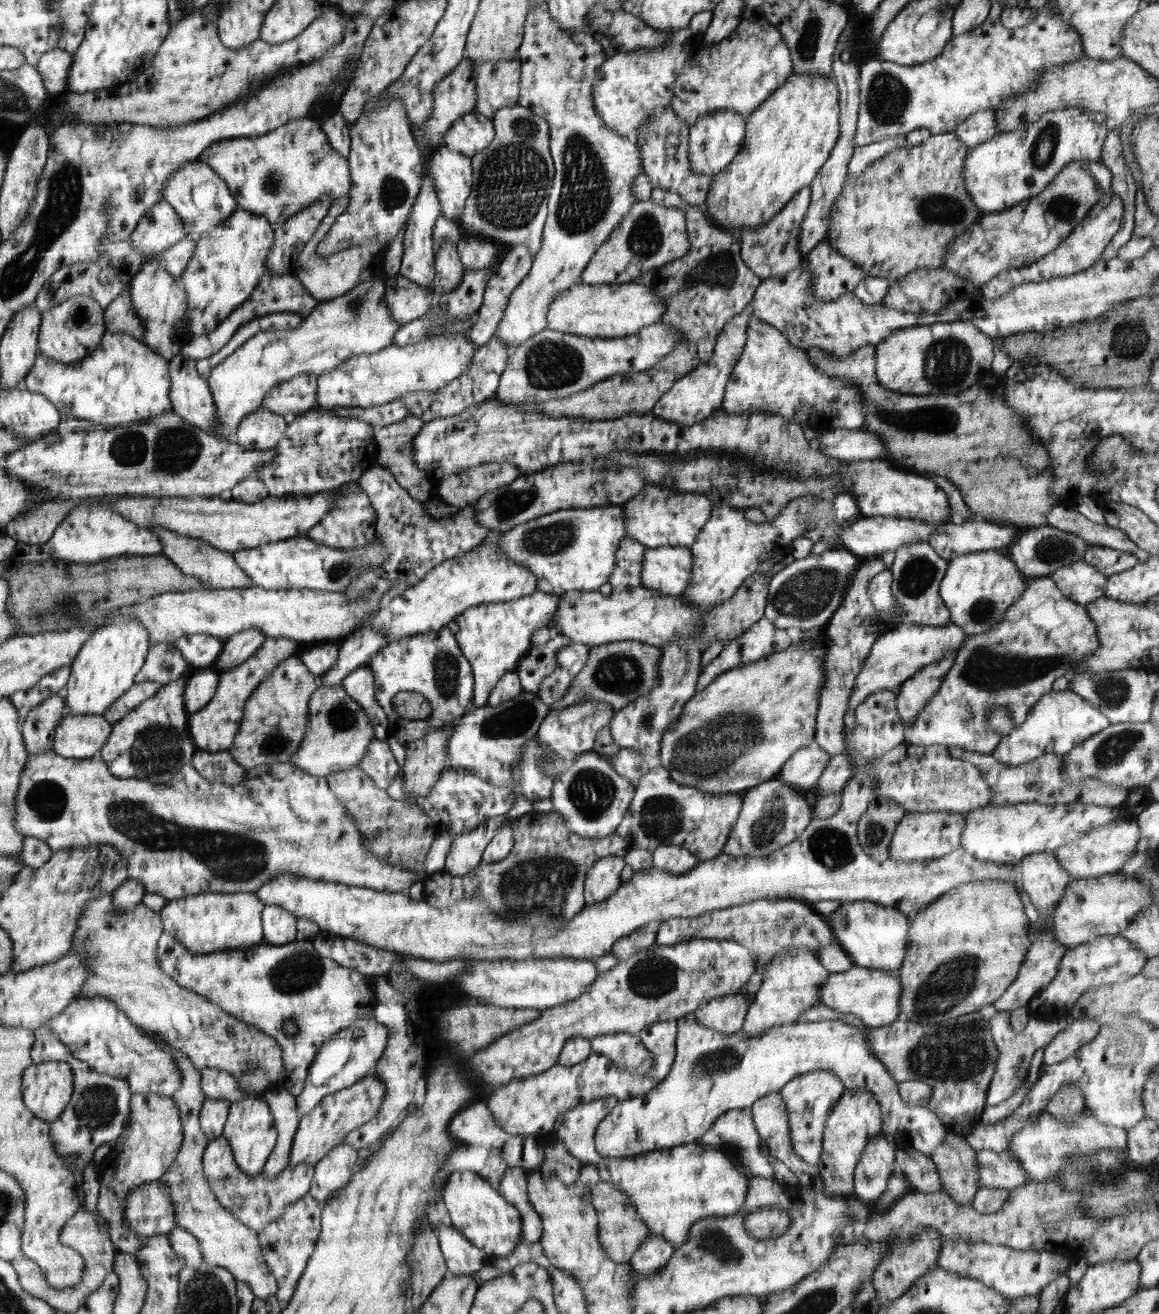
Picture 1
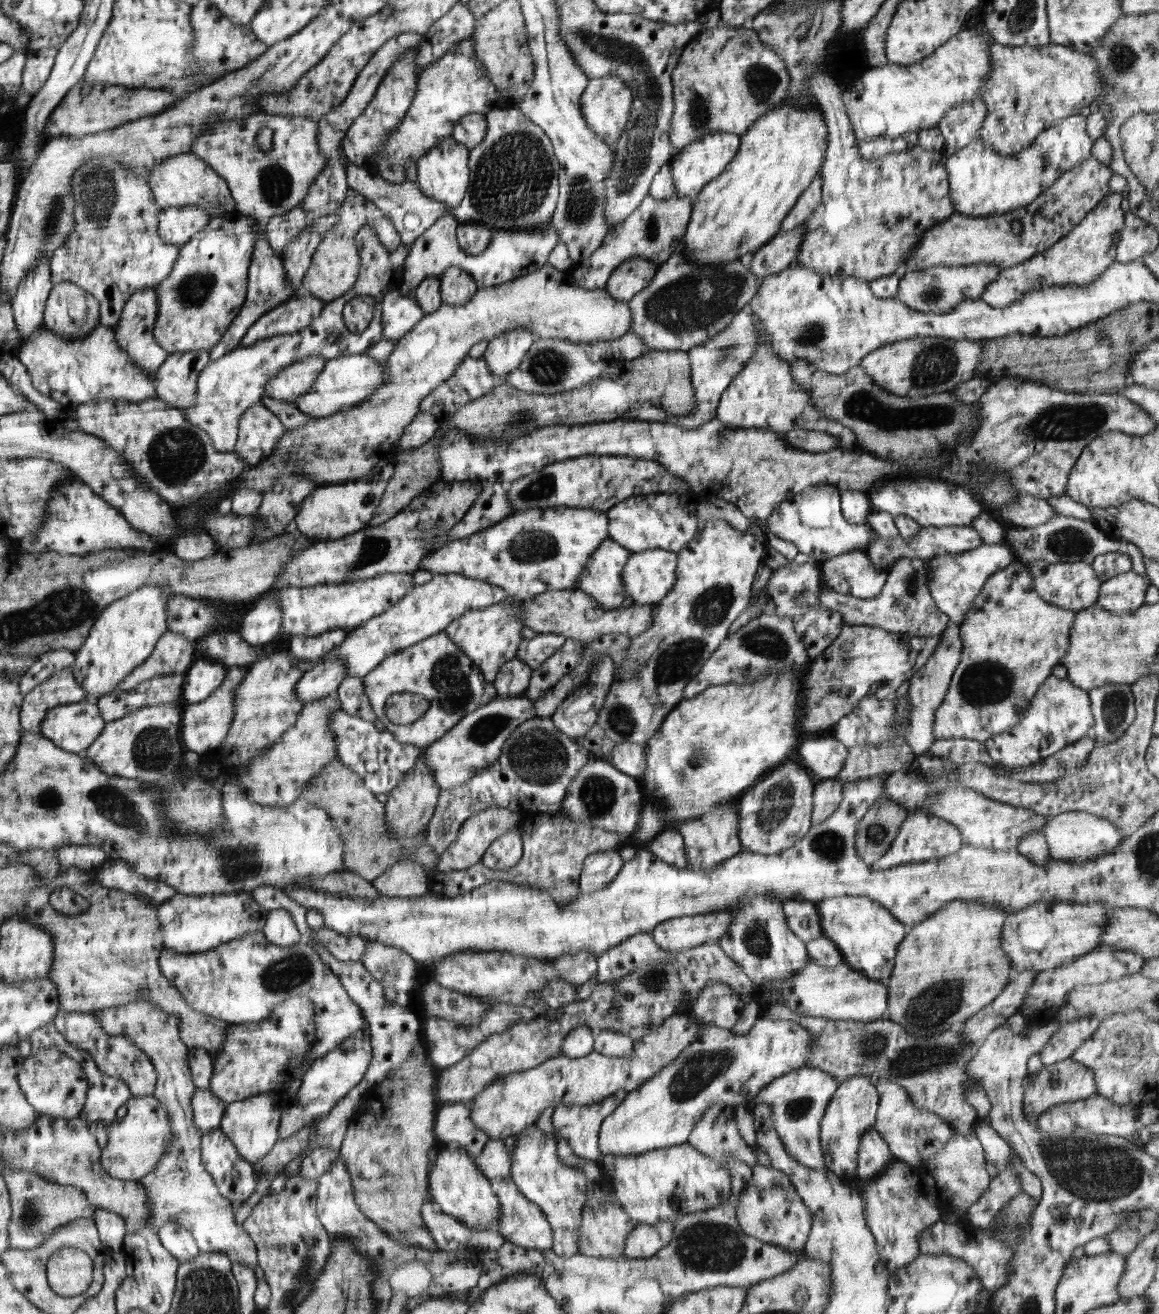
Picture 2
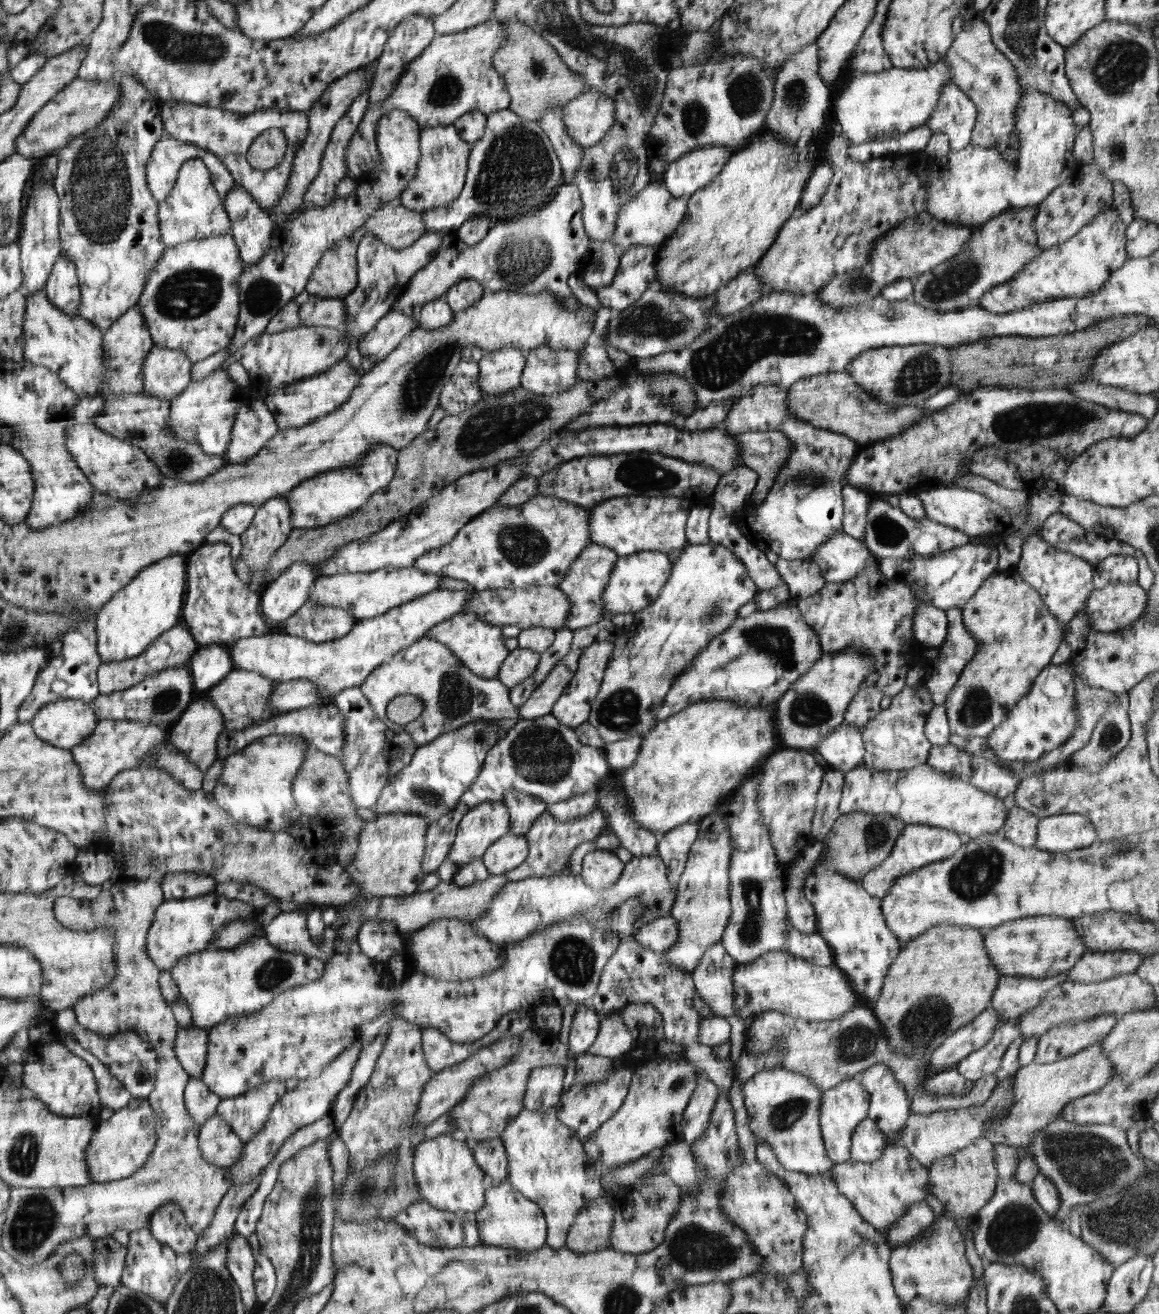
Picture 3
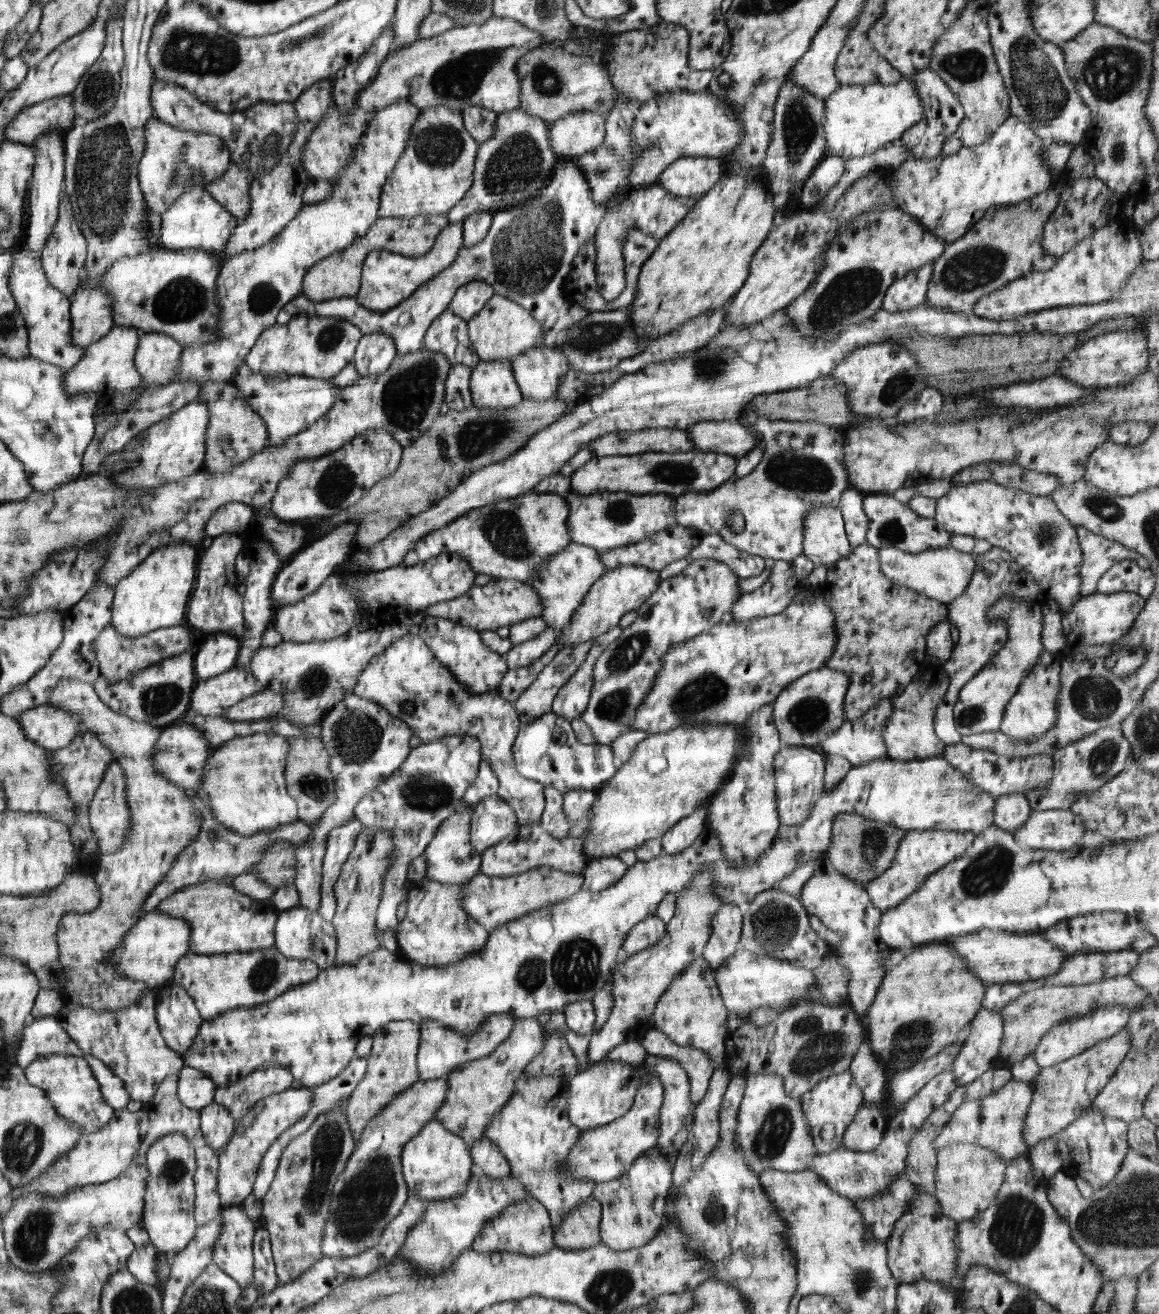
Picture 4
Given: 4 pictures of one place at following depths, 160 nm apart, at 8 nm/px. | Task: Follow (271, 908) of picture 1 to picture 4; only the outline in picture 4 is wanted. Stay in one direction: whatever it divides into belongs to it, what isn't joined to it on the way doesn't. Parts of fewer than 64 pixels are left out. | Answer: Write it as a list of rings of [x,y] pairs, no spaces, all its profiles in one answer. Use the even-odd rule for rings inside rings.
[[[301,906],[293,907],[277,914],[274,926],[274,947],[287,958],[311,960],[319,968],[326,969],[335,964],[336,936],[334,926],[317,911]]]

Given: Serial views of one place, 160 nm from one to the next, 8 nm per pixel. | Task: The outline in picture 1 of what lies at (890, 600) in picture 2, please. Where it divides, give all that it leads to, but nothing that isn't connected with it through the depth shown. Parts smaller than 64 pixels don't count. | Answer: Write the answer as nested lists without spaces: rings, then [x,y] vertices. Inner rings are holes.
[[[910,542],[894,550],[894,559],[889,572],[892,574],[891,594],[896,598],[898,606],[890,612],[876,612],[878,624],[895,627],[899,624],[940,627],[949,620],[949,611],[939,596],[938,586],[947,568],[942,559],[927,542]]]

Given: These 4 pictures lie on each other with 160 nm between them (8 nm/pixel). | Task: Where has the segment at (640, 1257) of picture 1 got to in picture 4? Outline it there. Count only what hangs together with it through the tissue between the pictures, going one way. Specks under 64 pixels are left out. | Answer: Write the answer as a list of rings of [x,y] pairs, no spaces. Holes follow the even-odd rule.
[[[653,1147],[636,1158],[619,1177],[594,1184],[591,1194],[600,1205],[598,1234],[604,1246],[615,1251],[632,1250],[658,1238],[663,1206],[672,1185],[672,1167],[657,1147]]]

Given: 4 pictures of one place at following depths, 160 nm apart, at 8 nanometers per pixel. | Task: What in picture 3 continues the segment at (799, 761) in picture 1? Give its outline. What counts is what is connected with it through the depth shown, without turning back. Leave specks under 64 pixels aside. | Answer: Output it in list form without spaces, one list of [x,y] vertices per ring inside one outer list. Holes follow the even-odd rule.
[[[842,723],[814,747],[815,752],[825,761],[826,769],[837,769],[845,773],[862,764],[864,751],[861,731]]]

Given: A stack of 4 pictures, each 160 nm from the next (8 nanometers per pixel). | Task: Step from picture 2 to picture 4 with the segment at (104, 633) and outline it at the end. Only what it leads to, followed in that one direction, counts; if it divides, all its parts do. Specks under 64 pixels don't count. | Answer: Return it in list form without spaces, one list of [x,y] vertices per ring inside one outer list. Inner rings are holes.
[[[183,540],[160,546],[146,556],[137,568],[114,586],[110,606],[110,626],[124,636],[141,636],[153,630],[181,624],[183,616],[186,616],[185,604],[189,604],[189,592],[195,585],[195,558],[197,558],[195,548],[191,548],[190,543]]]

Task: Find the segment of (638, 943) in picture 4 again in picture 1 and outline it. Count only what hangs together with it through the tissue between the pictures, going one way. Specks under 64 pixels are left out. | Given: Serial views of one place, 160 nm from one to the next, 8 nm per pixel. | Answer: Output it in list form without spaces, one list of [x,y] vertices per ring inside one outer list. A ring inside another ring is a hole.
[[[759,899],[747,901],[726,909],[712,910],[696,917],[668,918],[660,921],[654,934],[654,942],[659,946],[671,946],[695,939],[715,939],[735,941],[756,954],[756,969],[749,981],[740,990],[743,1000],[749,1005],[756,990],[761,985],[761,976],[766,962],[769,962],[782,948],[803,947],[815,954],[818,948],[836,943],[826,918],[815,912],[810,903],[797,899]]]

